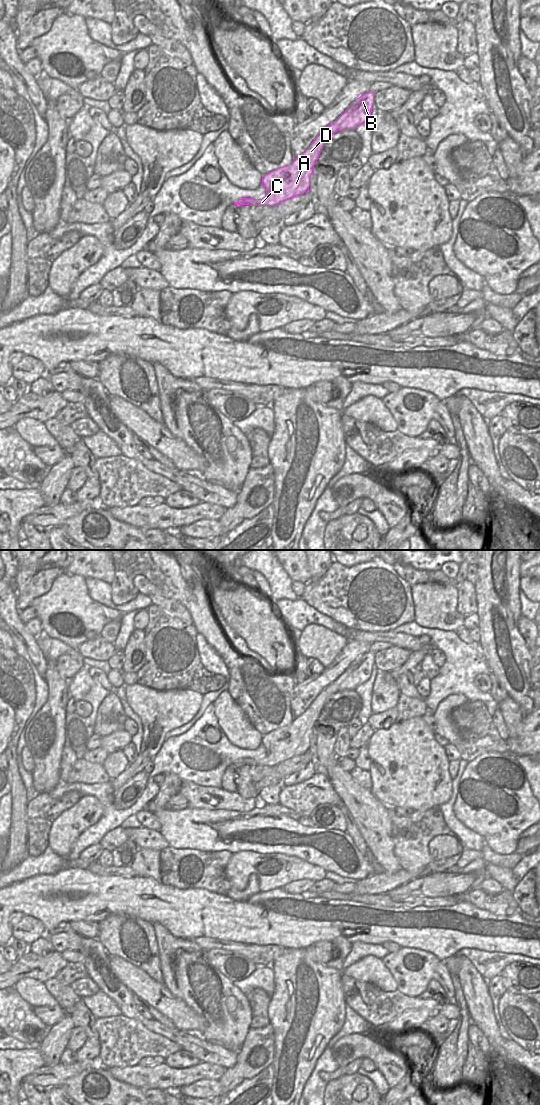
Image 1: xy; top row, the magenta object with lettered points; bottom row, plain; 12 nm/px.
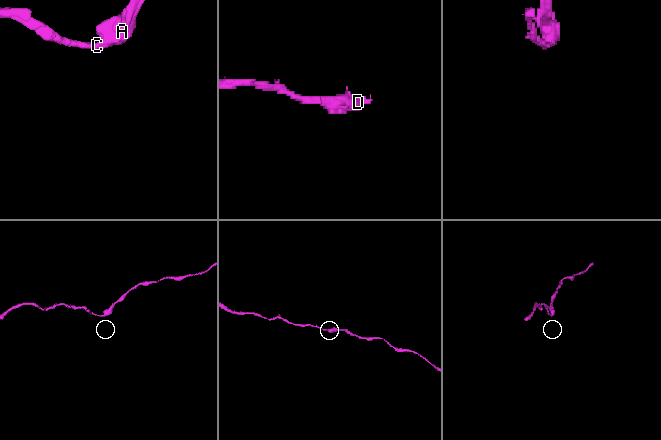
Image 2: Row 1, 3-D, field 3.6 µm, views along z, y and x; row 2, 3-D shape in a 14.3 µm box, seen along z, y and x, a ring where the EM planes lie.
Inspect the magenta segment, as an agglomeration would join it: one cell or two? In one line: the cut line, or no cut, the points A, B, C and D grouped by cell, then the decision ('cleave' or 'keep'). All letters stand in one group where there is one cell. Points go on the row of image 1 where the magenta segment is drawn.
cut none; groups A B C D; keep

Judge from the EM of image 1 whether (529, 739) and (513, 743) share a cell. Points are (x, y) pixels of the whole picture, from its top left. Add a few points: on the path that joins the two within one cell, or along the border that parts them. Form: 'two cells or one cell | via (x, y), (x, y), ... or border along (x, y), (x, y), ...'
one cell | via (525, 743), (517, 743)

